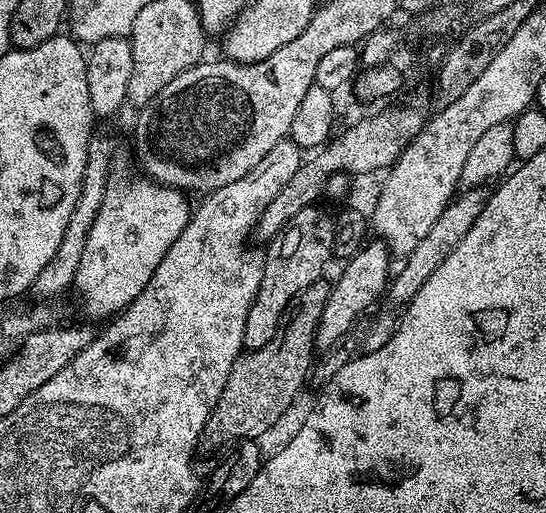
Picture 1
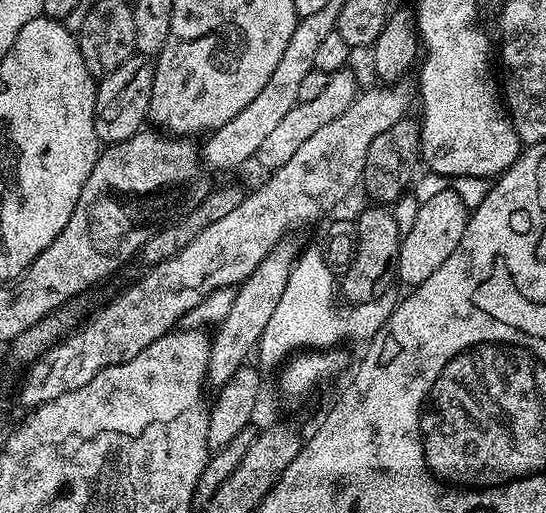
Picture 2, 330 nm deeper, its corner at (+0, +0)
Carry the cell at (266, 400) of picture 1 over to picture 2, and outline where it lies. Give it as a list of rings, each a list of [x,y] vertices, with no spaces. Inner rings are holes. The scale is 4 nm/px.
[[[368,206],[361,216],[355,217],[356,229],[360,237],[356,243],[356,253],[352,259],[352,264],[349,268],[343,269],[342,276],[344,276],[344,286],[342,282],[342,296],[349,305],[370,302],[376,296],[382,295],[384,292],[389,291],[391,280],[396,276],[396,263],[400,257],[400,241],[402,239],[402,224],[391,216],[389,209],[384,206]]]

